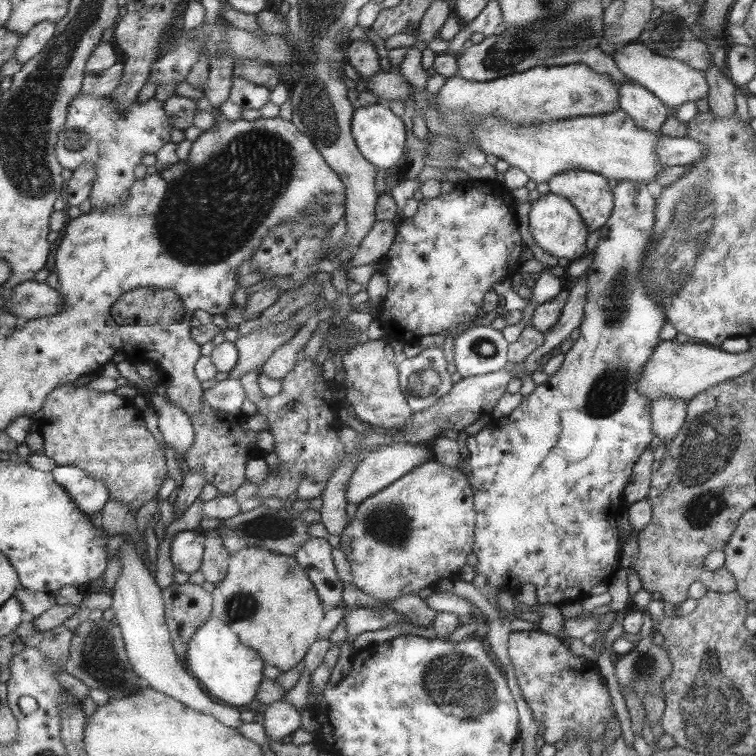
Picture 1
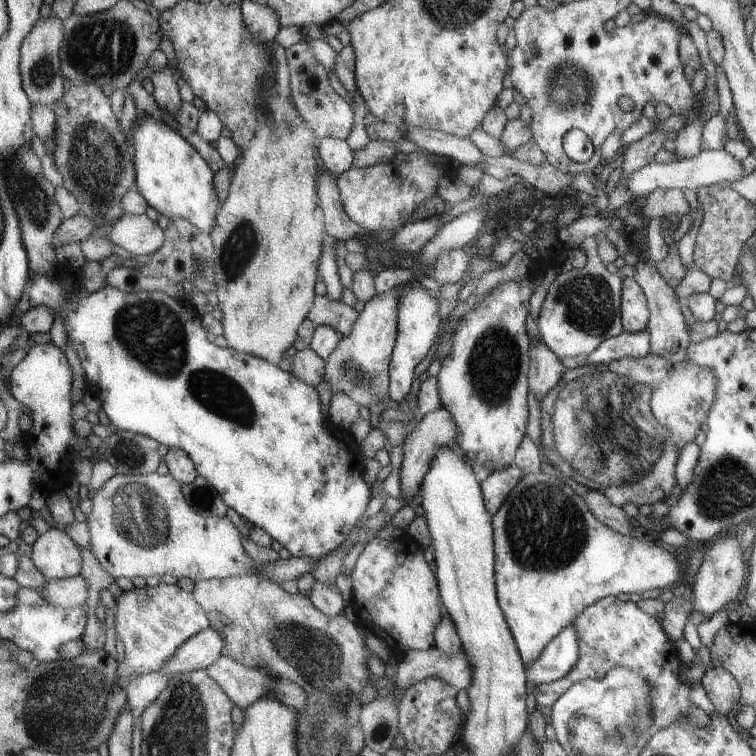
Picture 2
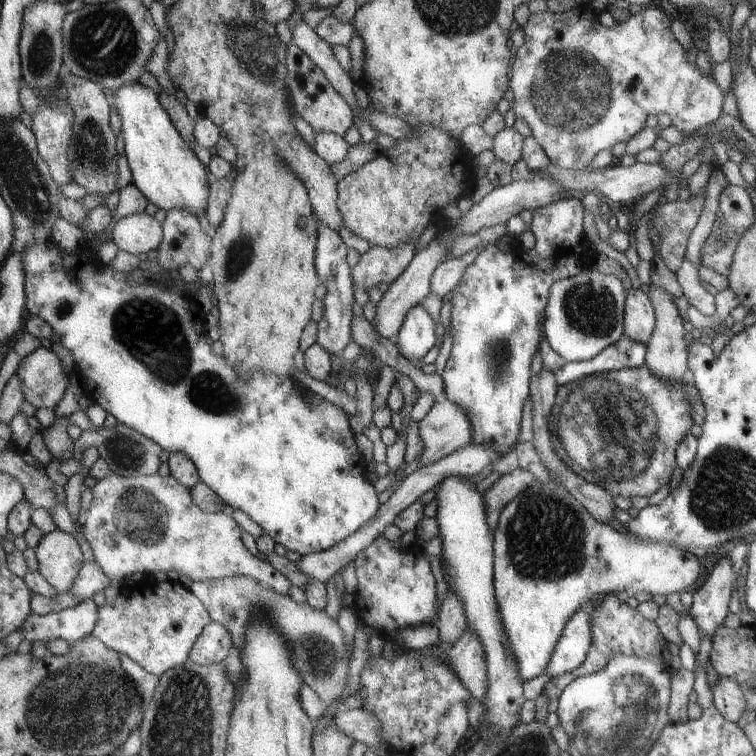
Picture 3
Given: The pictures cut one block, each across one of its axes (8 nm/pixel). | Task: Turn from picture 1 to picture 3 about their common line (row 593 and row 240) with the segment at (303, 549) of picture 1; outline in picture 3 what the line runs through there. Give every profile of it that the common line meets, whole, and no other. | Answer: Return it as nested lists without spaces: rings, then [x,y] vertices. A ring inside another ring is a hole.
[[[326,224],[321,226],[321,236],[317,242],[316,269],[317,274],[321,276],[324,286],[326,286],[326,295],[323,299],[324,314],[318,323],[318,340],[328,354],[342,354],[344,348],[352,341],[353,336],[353,318],[352,304],[354,304],[354,288],[352,288],[353,269],[348,261],[349,248],[342,241],[339,233]]]

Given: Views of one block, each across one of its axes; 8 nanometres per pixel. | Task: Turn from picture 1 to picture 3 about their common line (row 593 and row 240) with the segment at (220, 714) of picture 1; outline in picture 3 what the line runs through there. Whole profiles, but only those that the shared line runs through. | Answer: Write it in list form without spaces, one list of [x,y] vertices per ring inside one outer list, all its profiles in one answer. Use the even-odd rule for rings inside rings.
[[[131,214],[117,220],[112,229],[112,241],[120,250],[134,255],[156,250],[162,242],[162,226],[155,217],[142,214]]]

